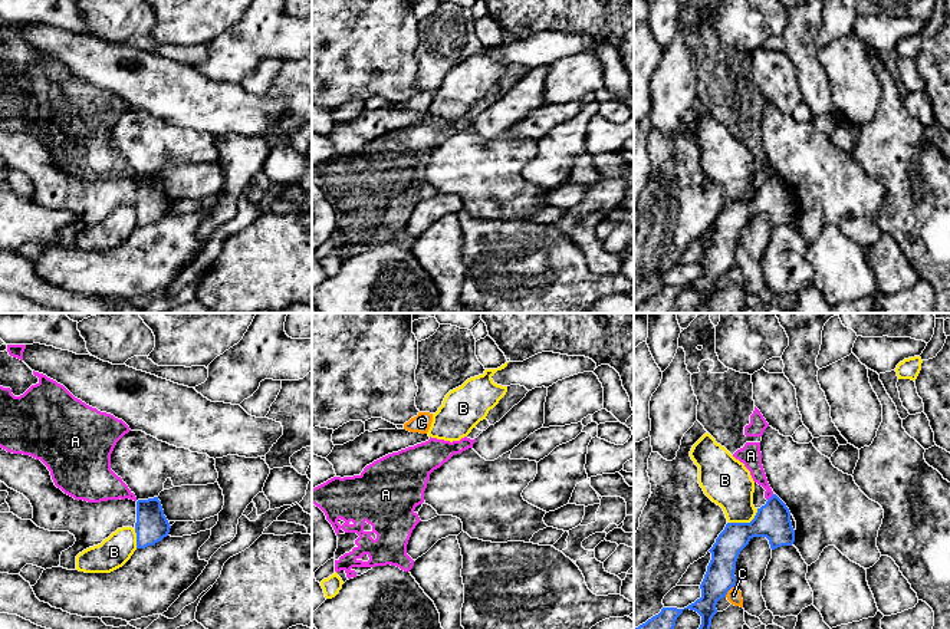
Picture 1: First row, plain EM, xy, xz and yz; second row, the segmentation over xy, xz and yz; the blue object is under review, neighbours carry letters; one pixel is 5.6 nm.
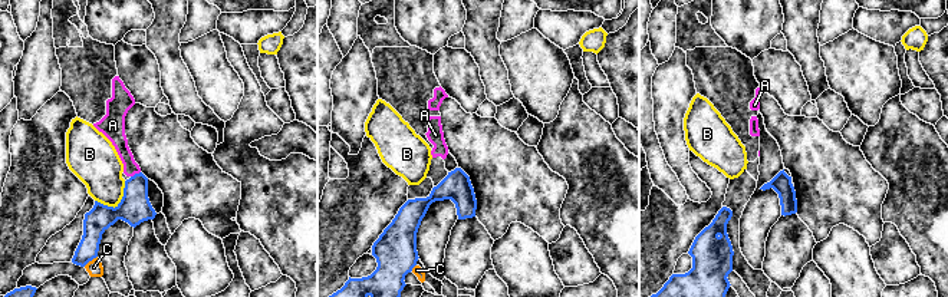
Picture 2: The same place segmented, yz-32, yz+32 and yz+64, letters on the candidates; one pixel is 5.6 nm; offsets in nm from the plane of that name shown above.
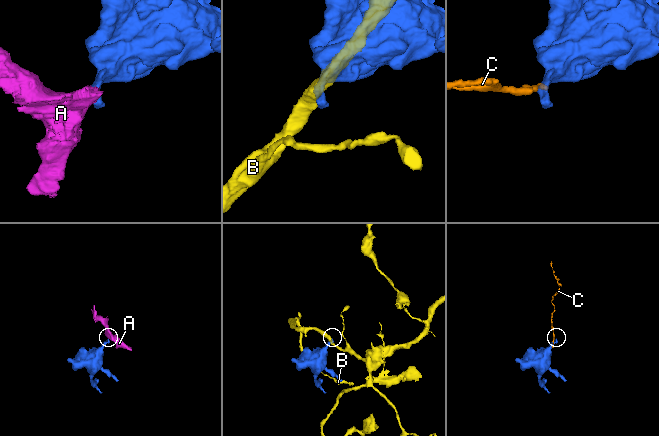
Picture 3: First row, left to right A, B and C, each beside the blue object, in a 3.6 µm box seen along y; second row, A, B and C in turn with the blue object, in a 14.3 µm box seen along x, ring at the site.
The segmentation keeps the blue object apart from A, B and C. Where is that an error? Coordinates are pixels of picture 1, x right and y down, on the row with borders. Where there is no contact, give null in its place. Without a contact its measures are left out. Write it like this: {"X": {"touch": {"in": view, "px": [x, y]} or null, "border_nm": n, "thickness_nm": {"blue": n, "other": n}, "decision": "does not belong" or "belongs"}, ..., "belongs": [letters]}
{"A": {"touch": {"in": "yz", "px": [771, 497]}, "border_nm": 50, "thickness_nm": {"blue": 200, "other": 110}, "decision": "does not belong"}, "B": {"touch": {"in": "yz", "px": [745, 523]}, "border_nm": 190, "thickness_nm": {"blue": 200, "other": 260}, "decision": "does not belong"}, "C": {"touch": {"in": "yz", "px": [729, 589]}, "border_nm": 90, "thickness_nm": {"blue": 170, "other": 80}, "decision": "does not belong"}, "belongs": []}

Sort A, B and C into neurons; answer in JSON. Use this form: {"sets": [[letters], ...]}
{"sets": [["A", "C"], ["B"]]}

